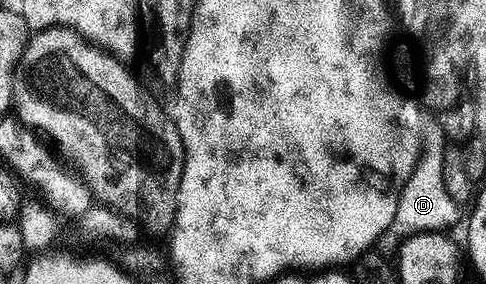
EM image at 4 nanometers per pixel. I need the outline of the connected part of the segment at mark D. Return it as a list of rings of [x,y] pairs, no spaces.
[[[418,106],[416,109],[417,130],[419,139],[419,158],[417,159],[412,173],[404,184],[401,184],[397,192],[394,219],[389,227],[389,236],[403,239],[422,233],[424,231],[441,232],[448,229],[460,217],[459,204],[455,203],[446,193],[443,183],[442,163],[443,153],[448,146],[444,127],[441,119],[429,108]]]

